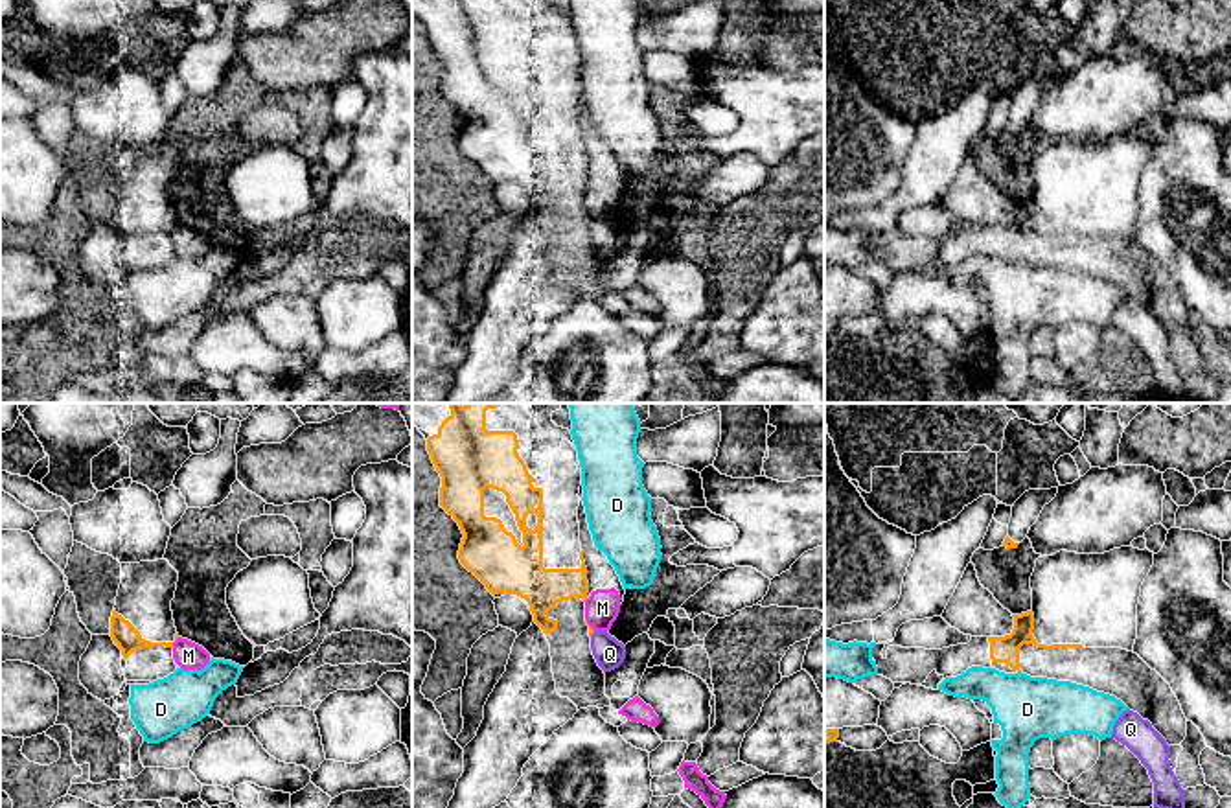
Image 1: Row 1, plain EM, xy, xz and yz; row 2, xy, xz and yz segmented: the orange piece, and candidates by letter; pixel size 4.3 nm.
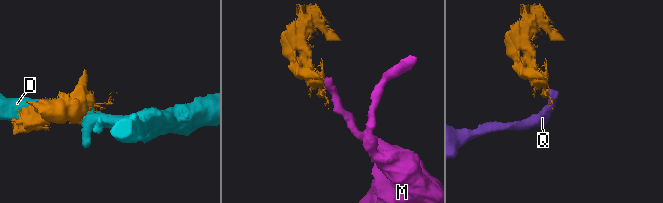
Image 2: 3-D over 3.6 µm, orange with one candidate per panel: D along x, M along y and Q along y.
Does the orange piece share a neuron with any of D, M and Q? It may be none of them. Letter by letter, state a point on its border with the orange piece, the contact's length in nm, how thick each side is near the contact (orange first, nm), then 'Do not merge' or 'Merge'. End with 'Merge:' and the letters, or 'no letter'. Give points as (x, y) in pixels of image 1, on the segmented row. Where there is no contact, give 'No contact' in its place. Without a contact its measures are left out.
D: Touches orange at yz (1020, 670). Shared border 30 nm. Thickness 110 nm (orange) against 280 nm. Do not merge
M: Touches orange at xy (172, 643). Shared border 60 nm. Thickness 110 nm (orange) against 120 nm. Do not merge
Q: Touches orange at xz (591, 634). Shared border 40 nm. Thickness 20 nm (orange) against 140 nm. Do not merge
Merge: no letter

